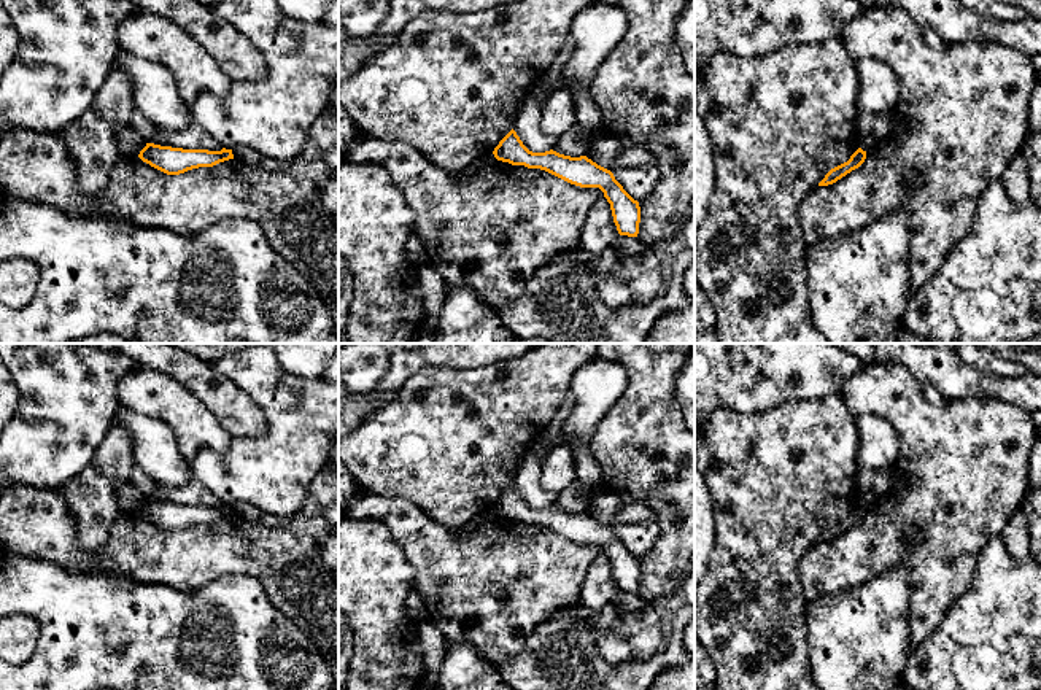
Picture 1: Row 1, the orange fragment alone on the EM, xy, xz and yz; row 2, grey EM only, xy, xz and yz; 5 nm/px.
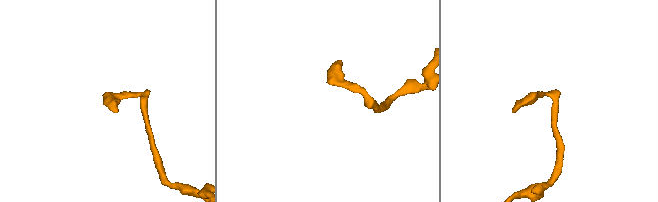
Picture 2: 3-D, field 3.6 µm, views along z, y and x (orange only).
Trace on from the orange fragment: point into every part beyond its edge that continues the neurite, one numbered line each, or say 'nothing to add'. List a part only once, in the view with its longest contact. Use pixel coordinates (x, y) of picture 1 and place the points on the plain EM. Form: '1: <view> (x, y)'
nothing to add

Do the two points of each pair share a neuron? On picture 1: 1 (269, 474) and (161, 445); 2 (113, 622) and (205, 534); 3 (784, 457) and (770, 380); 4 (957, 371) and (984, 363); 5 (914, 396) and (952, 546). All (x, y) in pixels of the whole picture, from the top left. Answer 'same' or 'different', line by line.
1: different
2: different
3: different
4: different
5: same

